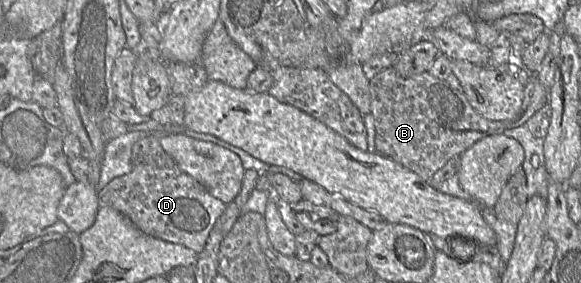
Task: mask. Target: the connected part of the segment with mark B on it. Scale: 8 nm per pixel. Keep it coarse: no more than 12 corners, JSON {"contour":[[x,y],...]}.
{"contour":[[428,71],[369,79],[376,151],[430,181],[477,141],[548,104],[535,74],[520,113],[492,121]]}

